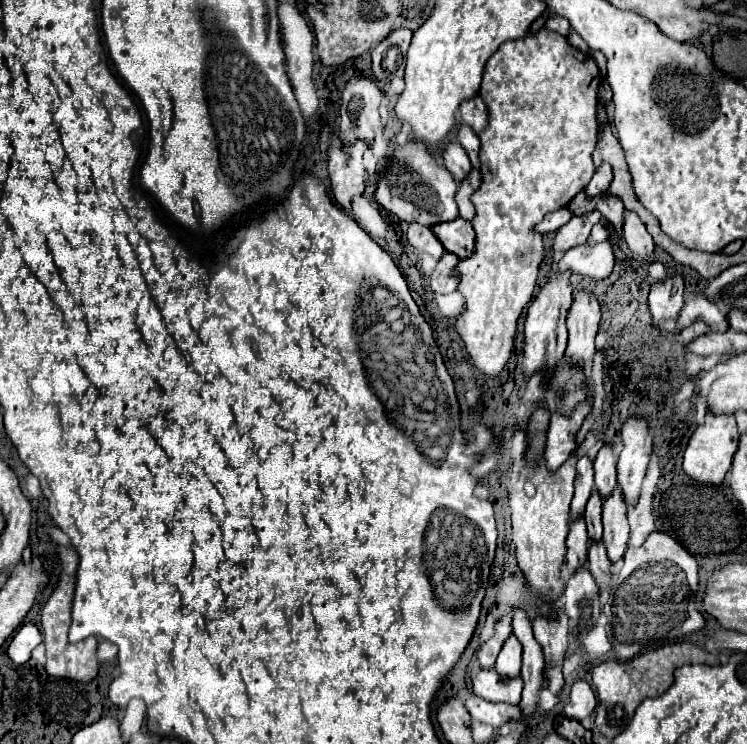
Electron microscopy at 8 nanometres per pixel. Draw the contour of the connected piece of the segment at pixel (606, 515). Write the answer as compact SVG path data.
M613 488L613 496L603 500L603 542L607 546L607 554L611 562L623 558L627 550L629 524L627 524L627 508L625 500L621 500L621 488Z

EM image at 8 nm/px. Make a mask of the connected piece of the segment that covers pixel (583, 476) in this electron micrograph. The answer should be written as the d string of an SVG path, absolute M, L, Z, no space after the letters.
M581 456L577 462L577 478L575 478L575 496L571 502L571 514L579 516L585 510L585 504L593 490L593 460L589 456Z

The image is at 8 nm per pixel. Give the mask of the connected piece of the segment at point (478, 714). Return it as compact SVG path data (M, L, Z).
M469 694L465 700L465 706L473 720L479 720L483 724L489 724L493 728L505 726L511 718L515 718L515 706L517 704L491 704L475 694Z

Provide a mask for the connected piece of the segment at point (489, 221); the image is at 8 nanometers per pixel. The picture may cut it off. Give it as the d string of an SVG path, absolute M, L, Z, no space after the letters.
M547 28L535 34L527 32L515 42L505 42L487 62L479 96L487 106L489 122L479 134L481 186L471 196L475 206L475 250L473 256L459 260L453 268L453 276L459 278L457 290L465 298L465 310L457 316L455 330L471 362L485 376L497 378L505 370L515 344L517 320L533 296L537 270L545 254L543 234L535 226L547 212L567 206L595 172L591 154L597 144L597 88L599 70L593 56L573 48L565 36Z

